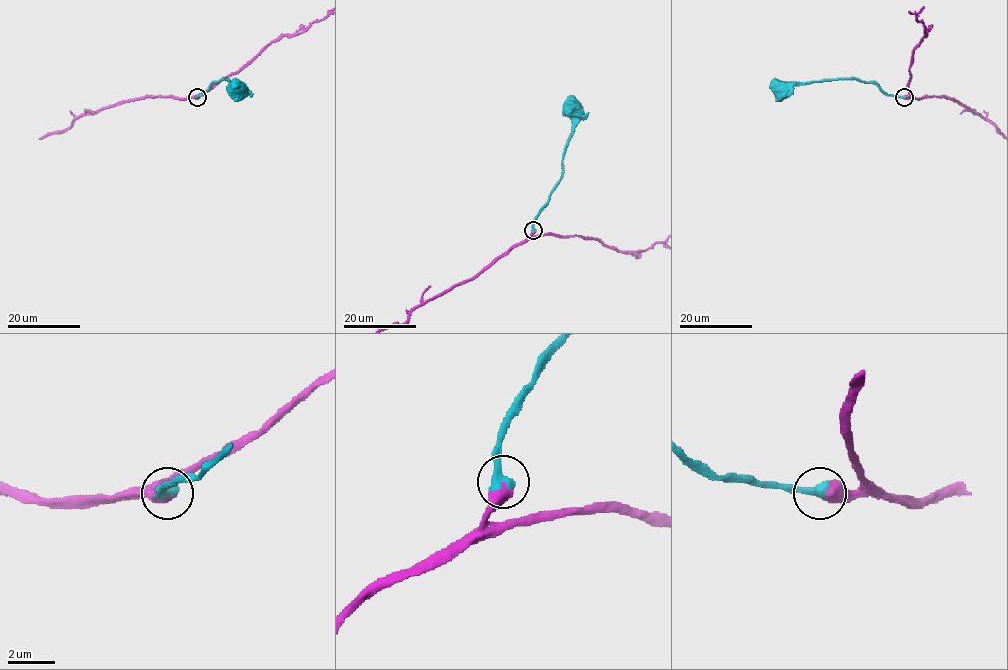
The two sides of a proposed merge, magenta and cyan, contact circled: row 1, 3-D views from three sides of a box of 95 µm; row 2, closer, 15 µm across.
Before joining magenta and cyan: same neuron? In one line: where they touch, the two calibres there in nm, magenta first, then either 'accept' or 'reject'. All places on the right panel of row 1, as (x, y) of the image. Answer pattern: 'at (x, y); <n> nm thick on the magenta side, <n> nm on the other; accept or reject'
at (904, 97); 650 nm thick on the magenta side, 440 nm on the other; accept

